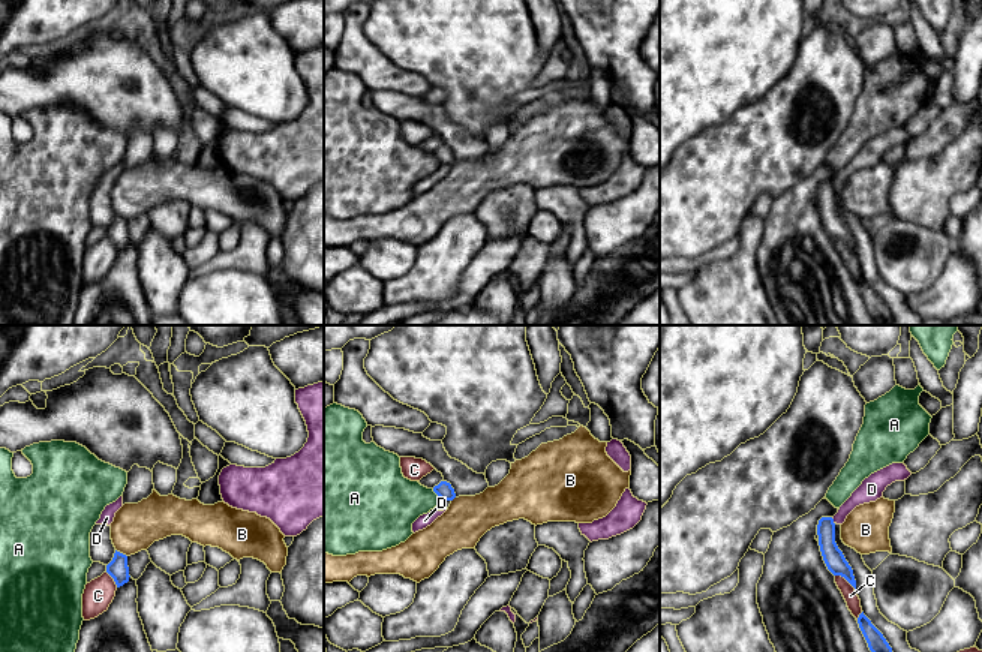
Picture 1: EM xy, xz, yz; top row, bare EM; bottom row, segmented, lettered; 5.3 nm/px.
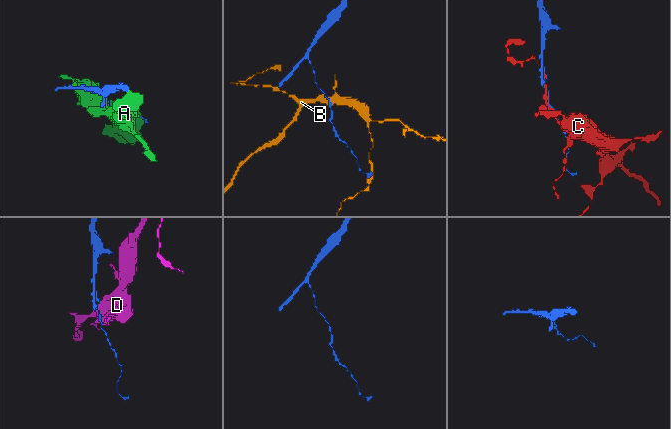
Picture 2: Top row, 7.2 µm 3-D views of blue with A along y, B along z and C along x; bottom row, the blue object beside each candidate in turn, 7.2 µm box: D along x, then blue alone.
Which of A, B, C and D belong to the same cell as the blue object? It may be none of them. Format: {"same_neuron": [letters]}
{"same_neuron": []}

